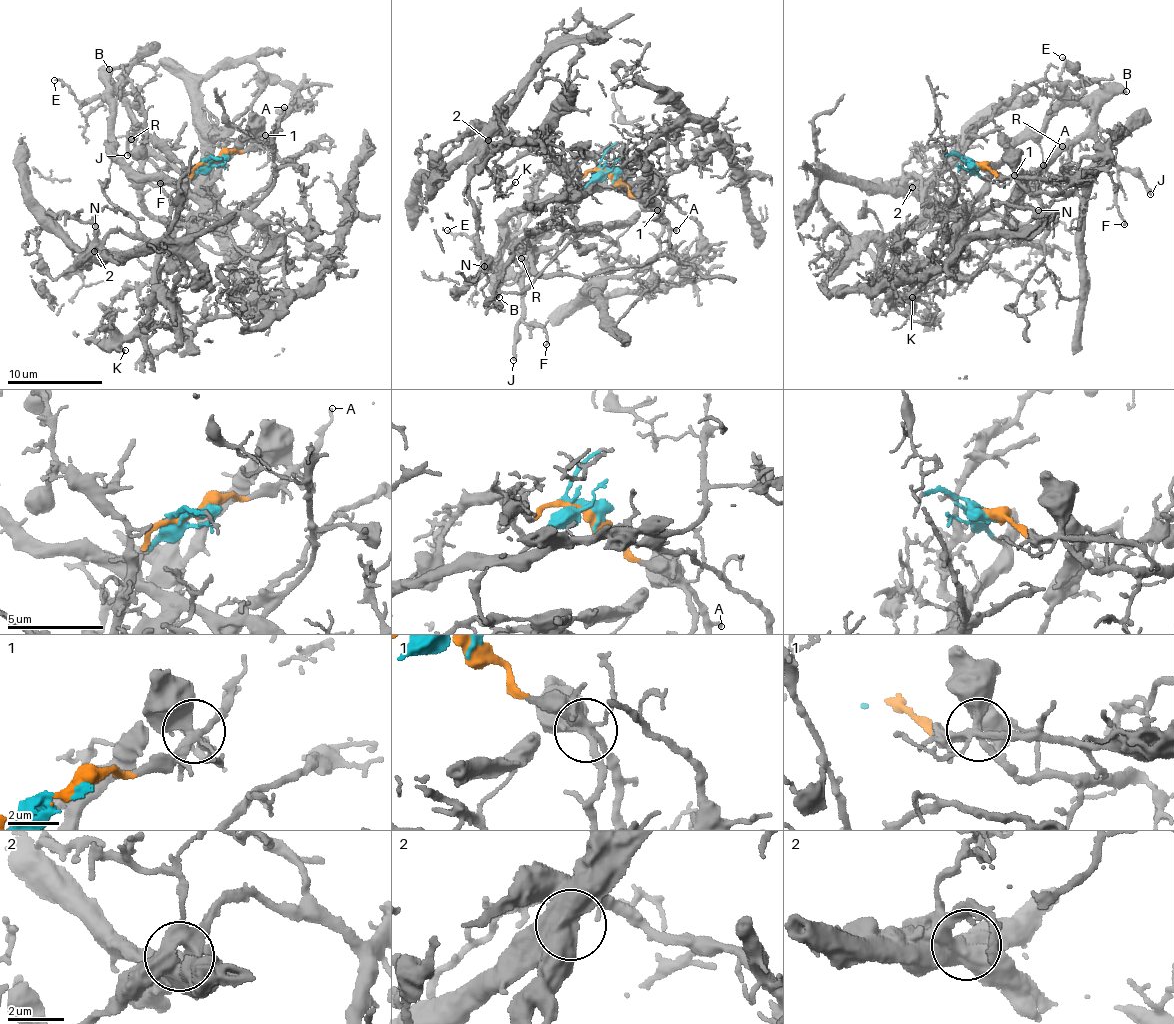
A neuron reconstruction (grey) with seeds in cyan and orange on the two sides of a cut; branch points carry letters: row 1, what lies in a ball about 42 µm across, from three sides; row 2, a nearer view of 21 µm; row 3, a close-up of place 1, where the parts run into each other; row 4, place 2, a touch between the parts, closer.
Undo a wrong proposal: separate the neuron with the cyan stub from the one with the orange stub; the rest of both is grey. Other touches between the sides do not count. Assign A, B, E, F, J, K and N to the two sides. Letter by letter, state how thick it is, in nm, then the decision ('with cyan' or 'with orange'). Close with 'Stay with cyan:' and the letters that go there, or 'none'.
A: 130 nm | with orange
B: 480 nm | with cyan
E: 140 nm | with cyan
F: 120 nm | with cyan
J: 280 nm | with cyan
K: 160 nm | with orange
N: 150 nm | with orange
Stay with cyan: B, E, F, J

